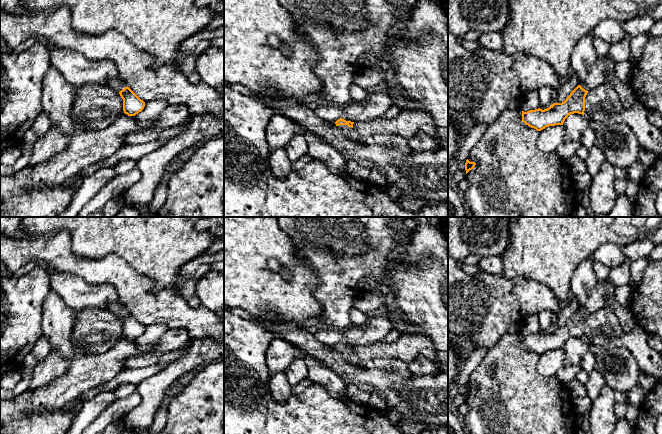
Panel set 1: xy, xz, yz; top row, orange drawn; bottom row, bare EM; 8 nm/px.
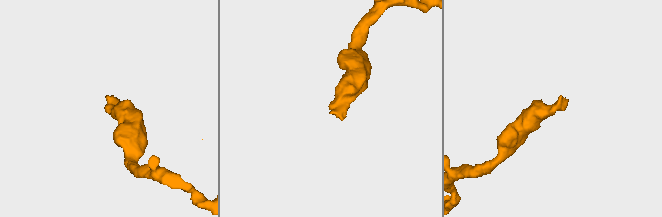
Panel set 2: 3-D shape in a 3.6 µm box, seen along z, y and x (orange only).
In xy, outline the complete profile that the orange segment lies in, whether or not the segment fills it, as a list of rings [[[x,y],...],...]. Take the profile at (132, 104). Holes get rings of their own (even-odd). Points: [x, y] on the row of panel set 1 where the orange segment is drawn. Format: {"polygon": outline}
{"polygon": [[[122,78],[109,79],[108,85],[119,92],[123,99],[123,111],[125,114],[135,116],[144,109],[145,102],[126,85]]]}

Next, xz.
{"polygon": [[[342,118],[338,119],[335,122],[336,126],[343,132],[343,134],[352,142],[360,142],[362,141],[360,135],[353,128],[354,122],[346,121]]]}

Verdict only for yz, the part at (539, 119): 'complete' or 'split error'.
split error

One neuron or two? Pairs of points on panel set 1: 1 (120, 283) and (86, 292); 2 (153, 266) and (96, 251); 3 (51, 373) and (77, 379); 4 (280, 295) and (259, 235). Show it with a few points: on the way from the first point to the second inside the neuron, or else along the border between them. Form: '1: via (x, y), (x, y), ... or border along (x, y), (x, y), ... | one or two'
1: border along (88, 283), (110, 284), (121, 301) | two
2: via (139, 252), (134, 247), (110, 247) | one
3: border along (71, 362), (61, 375), (40, 386) | two
4: via (265, 280), (258, 273), (259, 250) | one

